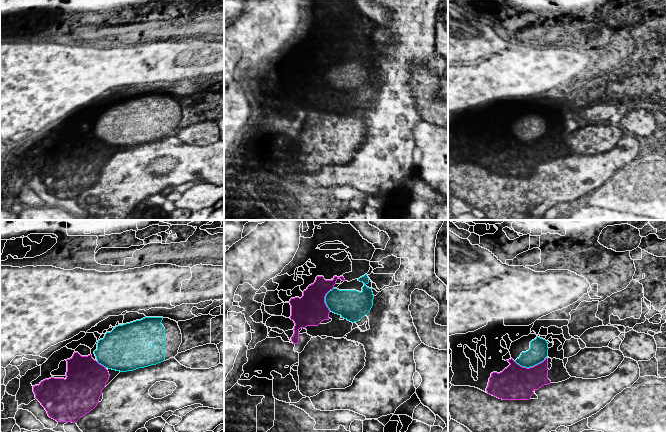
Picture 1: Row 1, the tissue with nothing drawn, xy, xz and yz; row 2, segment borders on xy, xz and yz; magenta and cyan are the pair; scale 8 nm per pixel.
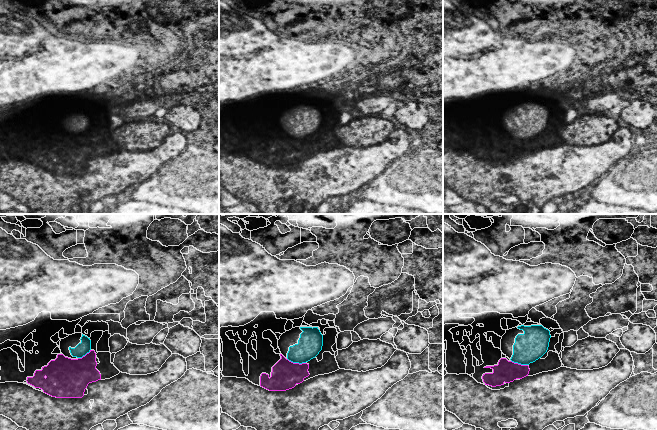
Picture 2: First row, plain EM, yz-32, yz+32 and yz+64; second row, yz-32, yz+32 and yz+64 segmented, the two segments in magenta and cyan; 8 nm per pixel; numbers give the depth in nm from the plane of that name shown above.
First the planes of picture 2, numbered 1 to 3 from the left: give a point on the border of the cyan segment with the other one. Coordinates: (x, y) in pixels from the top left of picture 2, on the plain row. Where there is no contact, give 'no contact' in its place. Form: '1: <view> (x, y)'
1: yz-32 (85, 131)
2: yz+32 (296, 139)
3: yz+64 (519, 140)

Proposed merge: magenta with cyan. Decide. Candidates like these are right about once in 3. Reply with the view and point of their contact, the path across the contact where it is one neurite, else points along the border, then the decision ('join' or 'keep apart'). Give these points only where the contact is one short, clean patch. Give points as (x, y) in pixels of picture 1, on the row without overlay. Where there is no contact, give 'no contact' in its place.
meets magenta in yz at (530, 143); runs through yz (515, 158), (530, 143), (538, 127); join

